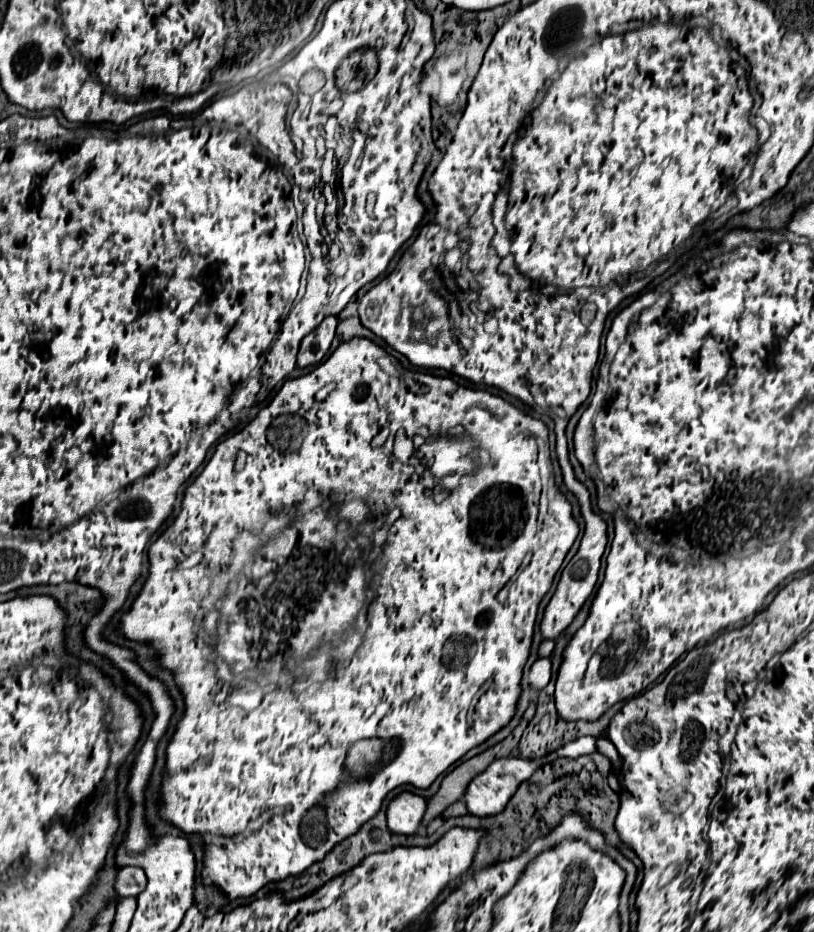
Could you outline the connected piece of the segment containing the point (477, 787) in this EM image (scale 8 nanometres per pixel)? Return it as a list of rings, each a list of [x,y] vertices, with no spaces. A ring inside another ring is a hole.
[[[498,758],[482,774],[478,774],[464,794],[468,812],[474,816],[492,816],[502,812],[510,796],[516,792],[520,780],[528,780],[534,770],[540,766],[540,760],[524,758]]]

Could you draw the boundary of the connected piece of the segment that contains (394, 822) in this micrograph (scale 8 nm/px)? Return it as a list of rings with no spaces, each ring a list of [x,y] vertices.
[[[400,792],[388,806],[388,828],[396,834],[416,834],[426,812],[426,798],[416,792]]]

